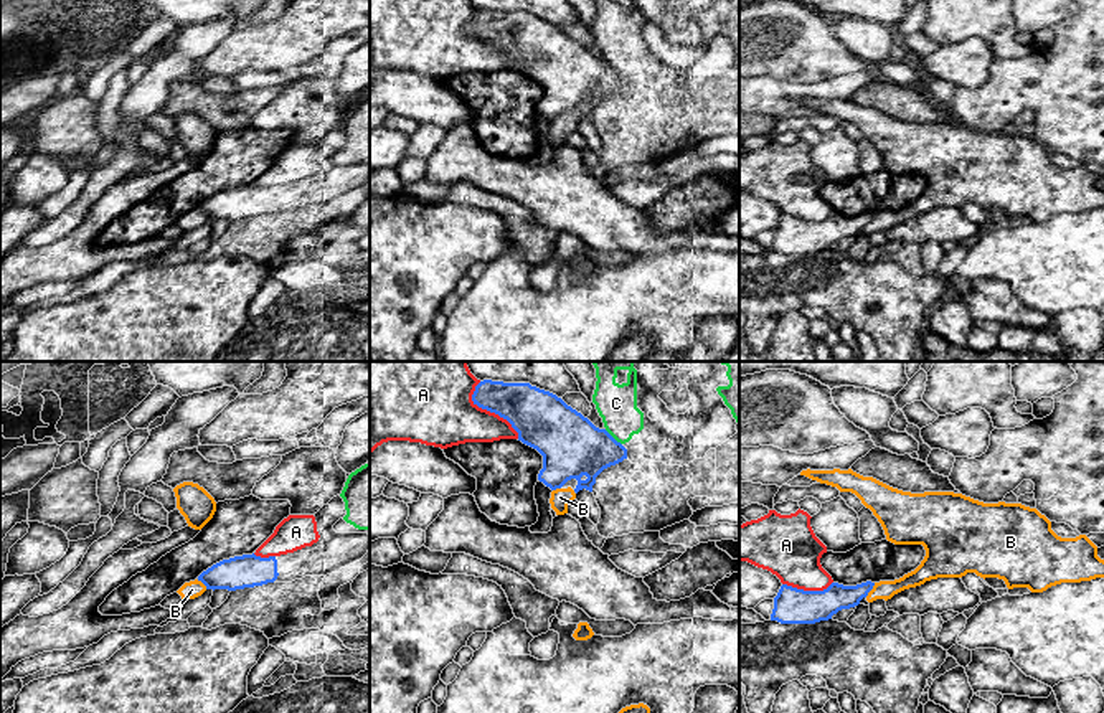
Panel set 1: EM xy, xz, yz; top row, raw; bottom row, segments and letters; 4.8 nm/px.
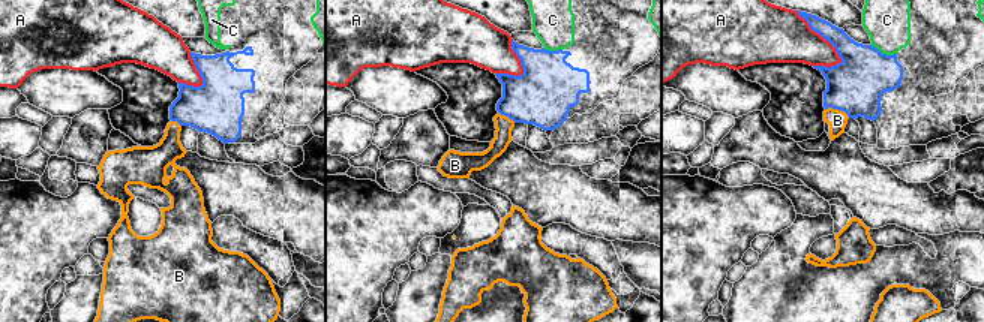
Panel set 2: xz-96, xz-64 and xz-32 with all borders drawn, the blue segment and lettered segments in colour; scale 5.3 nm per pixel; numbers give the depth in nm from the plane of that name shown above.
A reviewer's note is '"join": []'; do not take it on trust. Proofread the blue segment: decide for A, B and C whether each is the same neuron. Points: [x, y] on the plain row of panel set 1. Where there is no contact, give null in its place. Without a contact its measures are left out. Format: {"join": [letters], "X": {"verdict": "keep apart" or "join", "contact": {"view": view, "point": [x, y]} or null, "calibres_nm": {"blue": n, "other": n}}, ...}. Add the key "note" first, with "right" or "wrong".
{"note": "right", "join": [], "A": {"verdict": "keep apart", "contact": {"view": "xz", "point": [489, 40]}, "calibres_nm": {"blue": 260, "other": 340}}, "B": {"verdict": "keep apart", "contact": {"view": "yz", "point": [872, 218]}, "calibres_nm": {"blue": 140, "other": 100}}, "C": {"verdict": "keep apart", "contact": {"view": "xz", "point": [611, 66]}, "calibres_nm": {"blue": 300, "other": 190}}}

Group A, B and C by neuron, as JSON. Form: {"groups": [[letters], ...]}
{"groups": [["A"], ["B"], ["C"]]}

